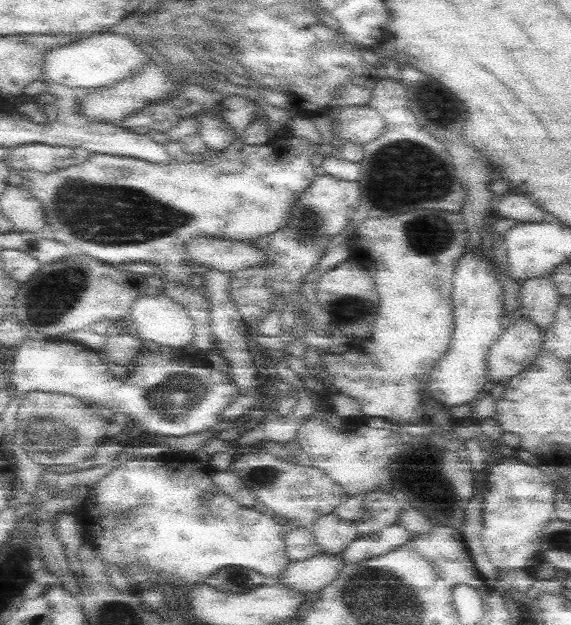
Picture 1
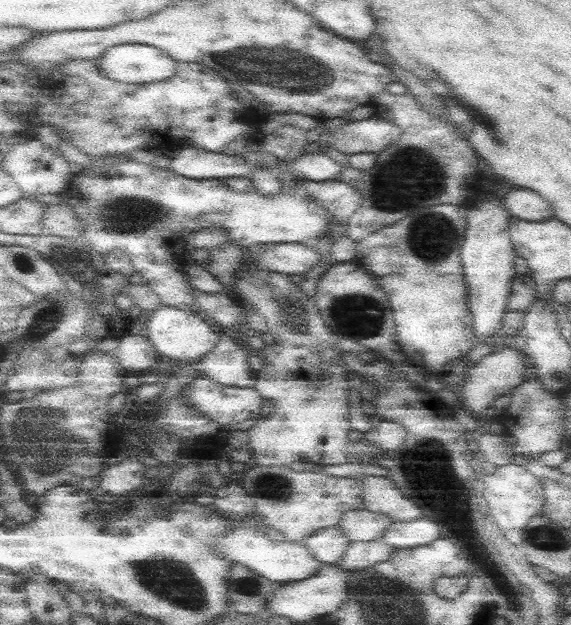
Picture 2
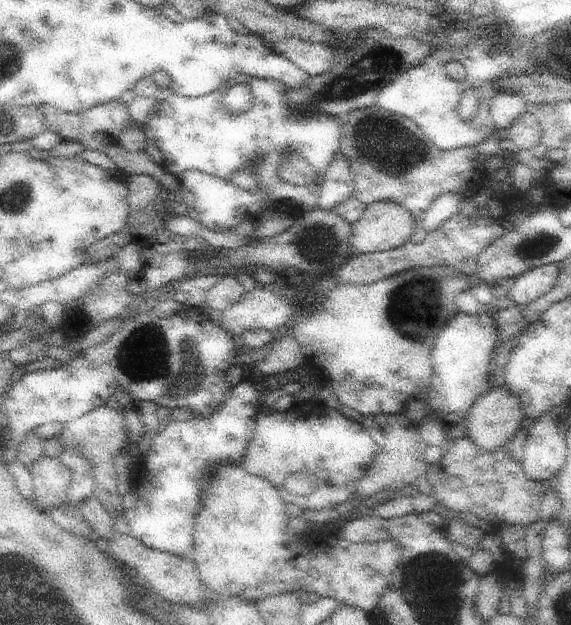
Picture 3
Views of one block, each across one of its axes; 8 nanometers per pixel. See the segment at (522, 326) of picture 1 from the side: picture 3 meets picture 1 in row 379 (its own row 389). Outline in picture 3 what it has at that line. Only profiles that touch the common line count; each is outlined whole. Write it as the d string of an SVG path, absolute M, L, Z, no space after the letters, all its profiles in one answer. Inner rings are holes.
M492 384L488 392L470 410L467 420L464 422L465 435L477 449L493 452L510 444L522 427L522 421L525 418L522 404L519 398L511 392L510 388L507 385L497 386Z

